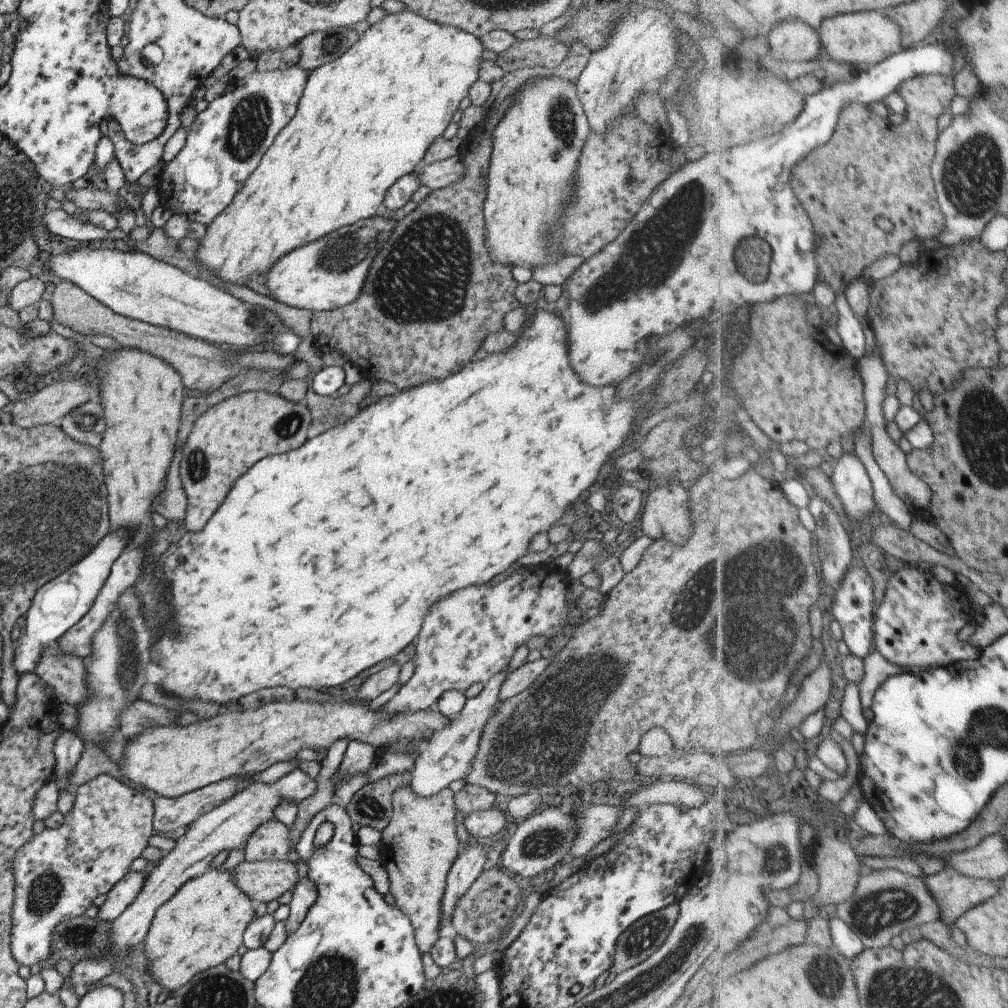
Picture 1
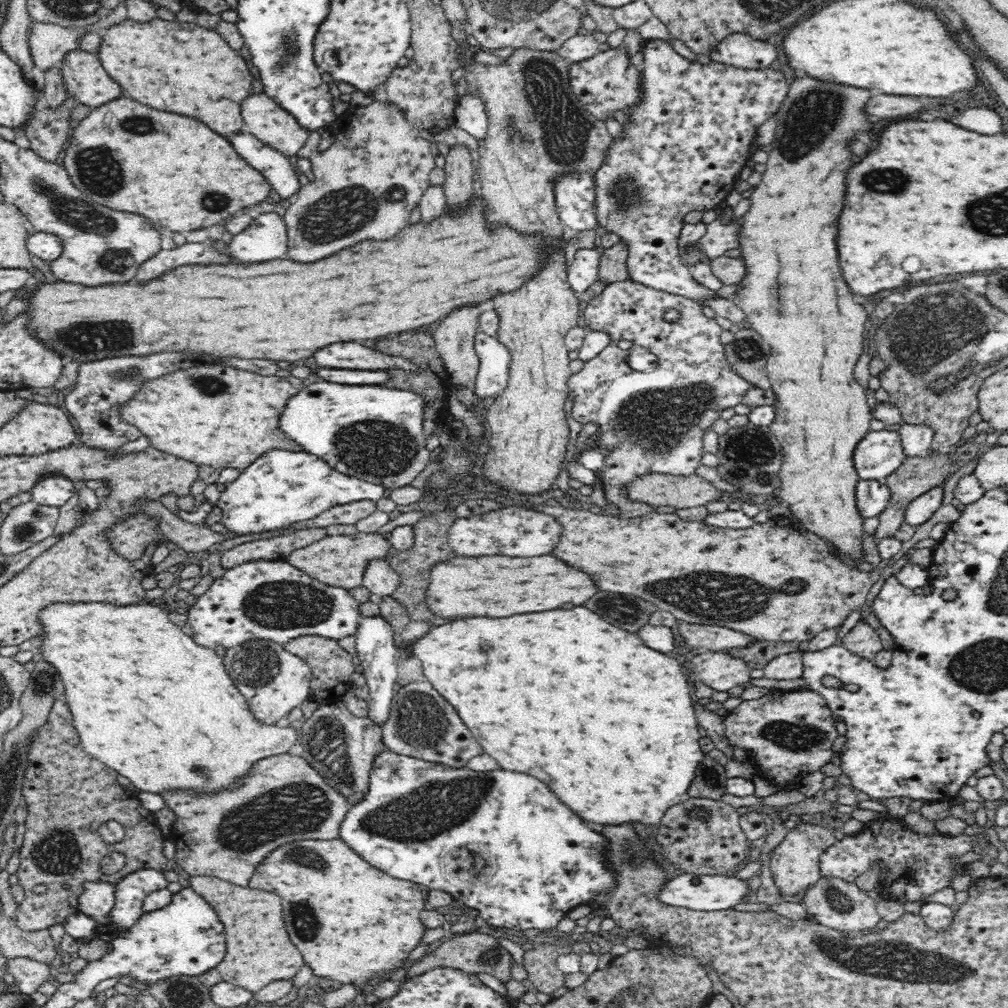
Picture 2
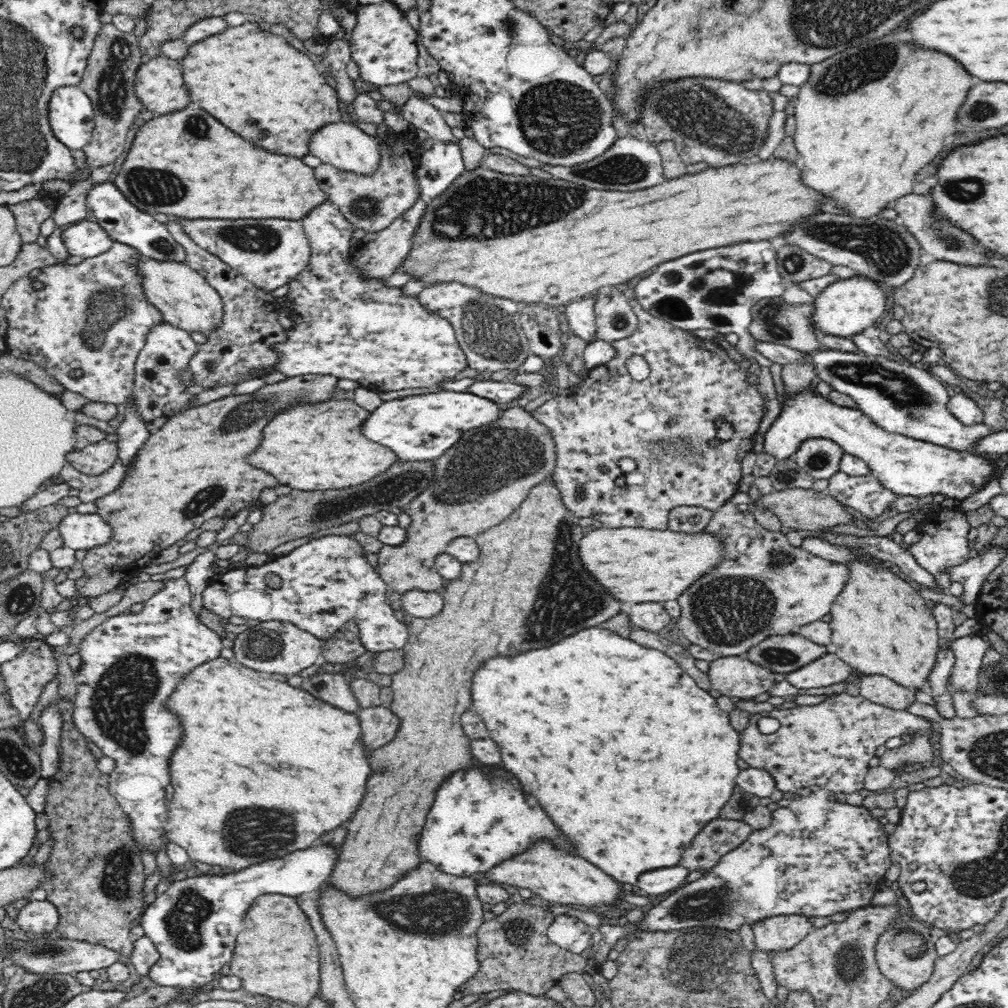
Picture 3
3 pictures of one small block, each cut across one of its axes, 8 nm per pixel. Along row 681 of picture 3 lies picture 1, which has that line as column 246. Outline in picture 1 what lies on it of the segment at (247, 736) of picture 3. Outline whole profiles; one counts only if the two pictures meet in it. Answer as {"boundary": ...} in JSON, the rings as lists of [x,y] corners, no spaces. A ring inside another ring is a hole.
{"boundary":[[[406,7],[406,10],[398,12],[398,14],[387,13],[382,20],[370,25],[370,28],[358,38],[358,42],[350,50],[346,50],[338,60],[323,64],[309,73],[294,118],[278,133],[274,142],[264,152],[264,156],[262,156],[256,170],[248,176],[248,180],[244,182],[240,192],[236,193],[230,206],[227,206],[226,210],[220,213],[214,221],[206,225],[206,234],[198,240],[198,251],[193,254],[197,263],[210,270],[224,282],[247,287],[246,281],[248,278],[252,279],[252,275],[256,274],[264,279],[268,274],[268,270],[282,256],[286,256],[288,252],[292,252],[296,248],[302,248],[302,246],[306,246],[314,240],[320,240],[322,236],[328,236],[330,232],[338,230],[342,226],[354,224],[358,220],[367,219],[379,213],[383,209],[383,202],[388,188],[399,178],[412,174],[415,169],[423,164],[423,158],[426,150],[430,148],[430,144],[436,138],[442,137],[444,130],[448,128],[448,124],[450,124],[454,112],[458,110],[460,102],[468,96],[470,86],[480,76],[480,64],[483,61],[484,49],[477,36],[462,32],[462,30],[458,30],[453,26],[432,22],[426,16],[420,16],[420,14],[412,12],[408,7]]]}

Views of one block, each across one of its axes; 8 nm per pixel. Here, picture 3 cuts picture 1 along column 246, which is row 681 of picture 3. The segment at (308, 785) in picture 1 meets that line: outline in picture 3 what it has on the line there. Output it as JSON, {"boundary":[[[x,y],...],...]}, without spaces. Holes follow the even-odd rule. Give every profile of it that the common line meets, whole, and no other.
{"boundary":[[[830,650],[819,659],[797,668],[794,672],[786,673],[785,680],[799,689],[820,688],[836,682],[845,682],[852,671],[854,669],[850,665]]]}

